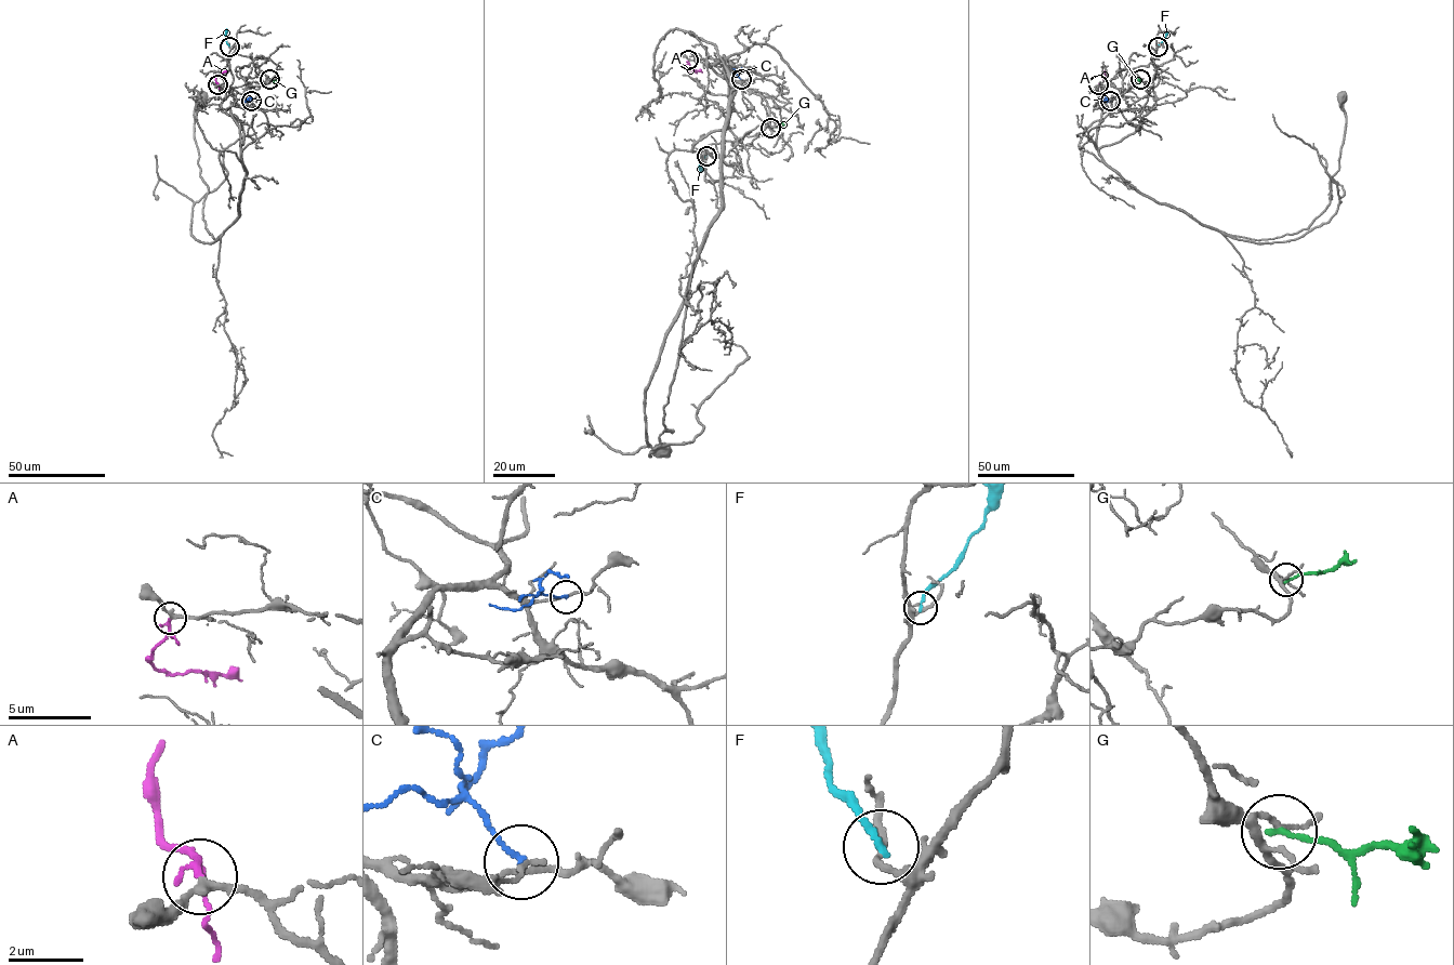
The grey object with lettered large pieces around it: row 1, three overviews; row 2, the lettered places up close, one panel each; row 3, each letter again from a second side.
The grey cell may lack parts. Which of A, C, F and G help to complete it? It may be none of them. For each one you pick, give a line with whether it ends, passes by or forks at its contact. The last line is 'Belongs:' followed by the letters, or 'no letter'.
A: it passes by
Belongs: A

